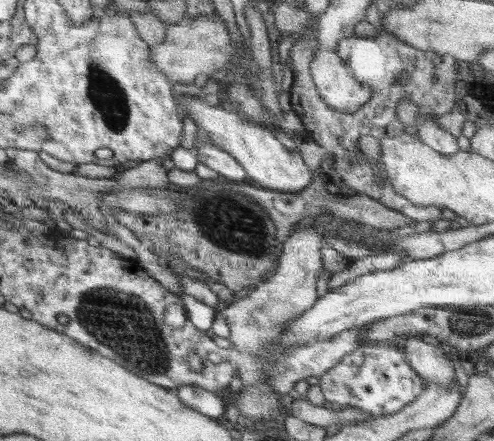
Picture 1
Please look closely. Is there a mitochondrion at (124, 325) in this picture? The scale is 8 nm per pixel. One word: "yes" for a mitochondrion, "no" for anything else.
yes

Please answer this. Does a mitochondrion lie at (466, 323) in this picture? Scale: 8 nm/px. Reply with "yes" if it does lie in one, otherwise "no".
yes

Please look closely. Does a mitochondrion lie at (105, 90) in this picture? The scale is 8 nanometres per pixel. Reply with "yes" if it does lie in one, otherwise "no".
yes

